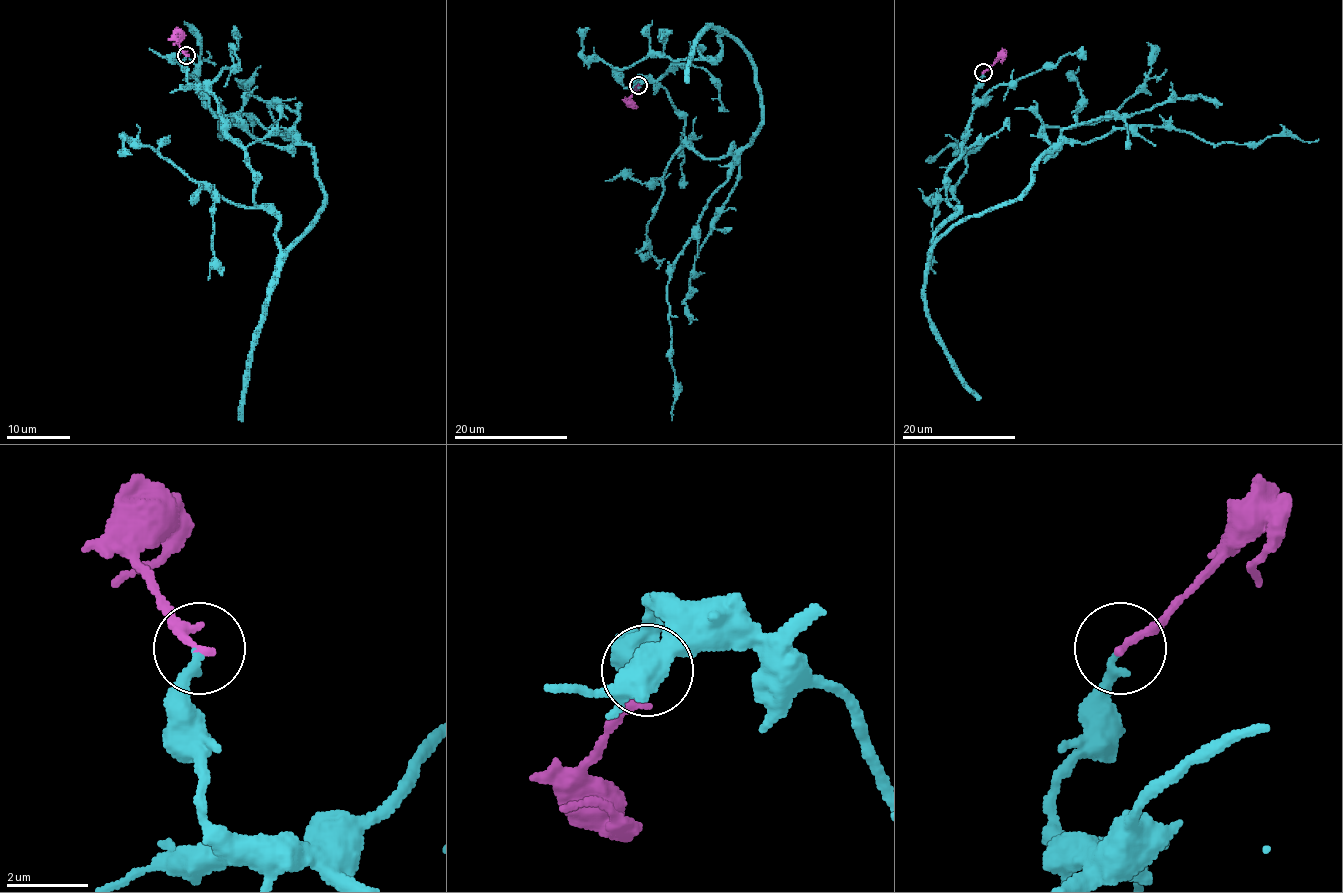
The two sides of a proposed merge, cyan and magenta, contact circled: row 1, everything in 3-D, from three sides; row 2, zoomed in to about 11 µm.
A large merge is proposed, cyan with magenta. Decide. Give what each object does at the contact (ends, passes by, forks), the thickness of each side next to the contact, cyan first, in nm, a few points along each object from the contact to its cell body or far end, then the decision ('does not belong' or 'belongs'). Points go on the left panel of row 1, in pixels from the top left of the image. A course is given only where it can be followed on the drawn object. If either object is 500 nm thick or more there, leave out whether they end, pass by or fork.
cyan ends | magenta passes by | 240/150 nm | cyan via (186, 54), (187, 81), (217, 103), (286, 249), (324, 207), (314, 151), (244, 115), (224, 129) | magenta via (186, 54), (178, 42), (176, 27) | belongs

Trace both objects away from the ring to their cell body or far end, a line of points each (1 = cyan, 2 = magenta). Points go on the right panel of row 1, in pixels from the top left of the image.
1: (983, 72), (947, 173), (955, 214), (932, 246), (1015, 201), (1064, 143), (1137, 126), (1213, 144), (1318, 139)
2: (983, 72), (996, 61), (1002, 48)

